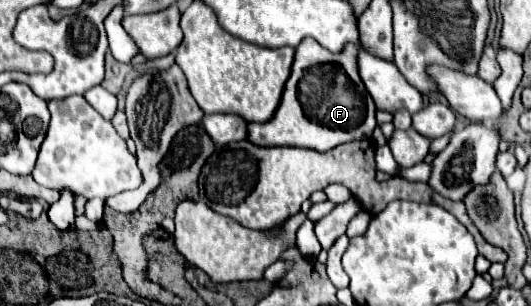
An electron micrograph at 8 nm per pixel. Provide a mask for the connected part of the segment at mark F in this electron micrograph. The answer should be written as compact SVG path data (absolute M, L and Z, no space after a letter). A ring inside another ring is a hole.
M307 37L299 43L291 77L285 85L279 109L267 123L249 123L247 141L259 147L305 147L325 153L337 145L369 139L375 121L375 103L357 73L357 47L347 43L339 55Z

